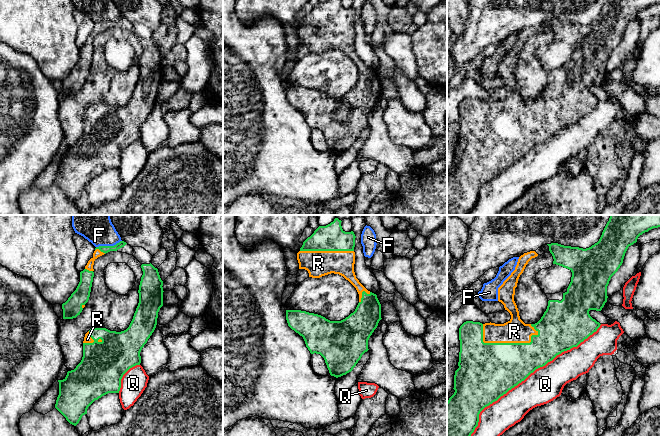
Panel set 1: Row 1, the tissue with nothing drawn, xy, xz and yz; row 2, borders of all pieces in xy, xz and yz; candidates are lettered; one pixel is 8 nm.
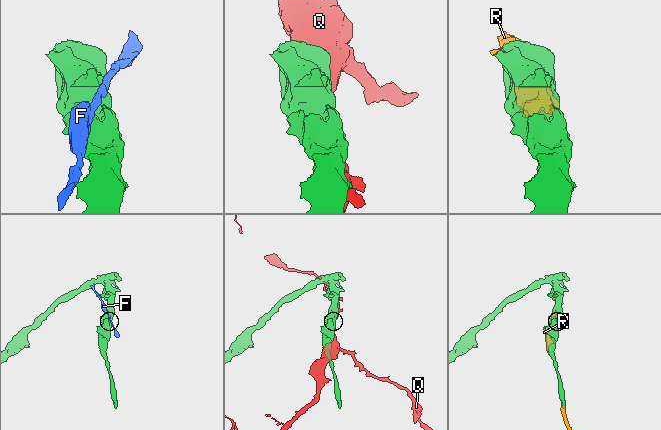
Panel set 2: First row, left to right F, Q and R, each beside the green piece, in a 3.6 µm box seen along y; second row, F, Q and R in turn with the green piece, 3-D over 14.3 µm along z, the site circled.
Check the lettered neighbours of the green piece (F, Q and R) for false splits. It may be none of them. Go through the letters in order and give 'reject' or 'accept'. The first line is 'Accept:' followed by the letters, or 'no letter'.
Accept: R
F: reject
Q: reject
R: accept

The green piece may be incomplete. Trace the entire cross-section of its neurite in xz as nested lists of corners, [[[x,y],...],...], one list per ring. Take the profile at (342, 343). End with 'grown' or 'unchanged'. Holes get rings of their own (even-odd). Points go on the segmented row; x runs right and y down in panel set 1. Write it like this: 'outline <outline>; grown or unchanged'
outline [[[335,218],[326,226],[319,226],[304,242],[297,253],[299,269],[305,269],[309,277],[320,278],[334,273],[343,276],[357,290],[359,303],[353,313],[341,321],[330,321],[325,317],[301,310],[286,310],[288,326],[303,337],[311,354],[320,354],[327,365],[331,376],[336,378],[351,372],[362,355],[367,352],[368,340],[377,328],[381,318],[381,304],[377,295],[368,291],[356,278],[355,264],[355,234],[345,232],[341,220]]]; grown

